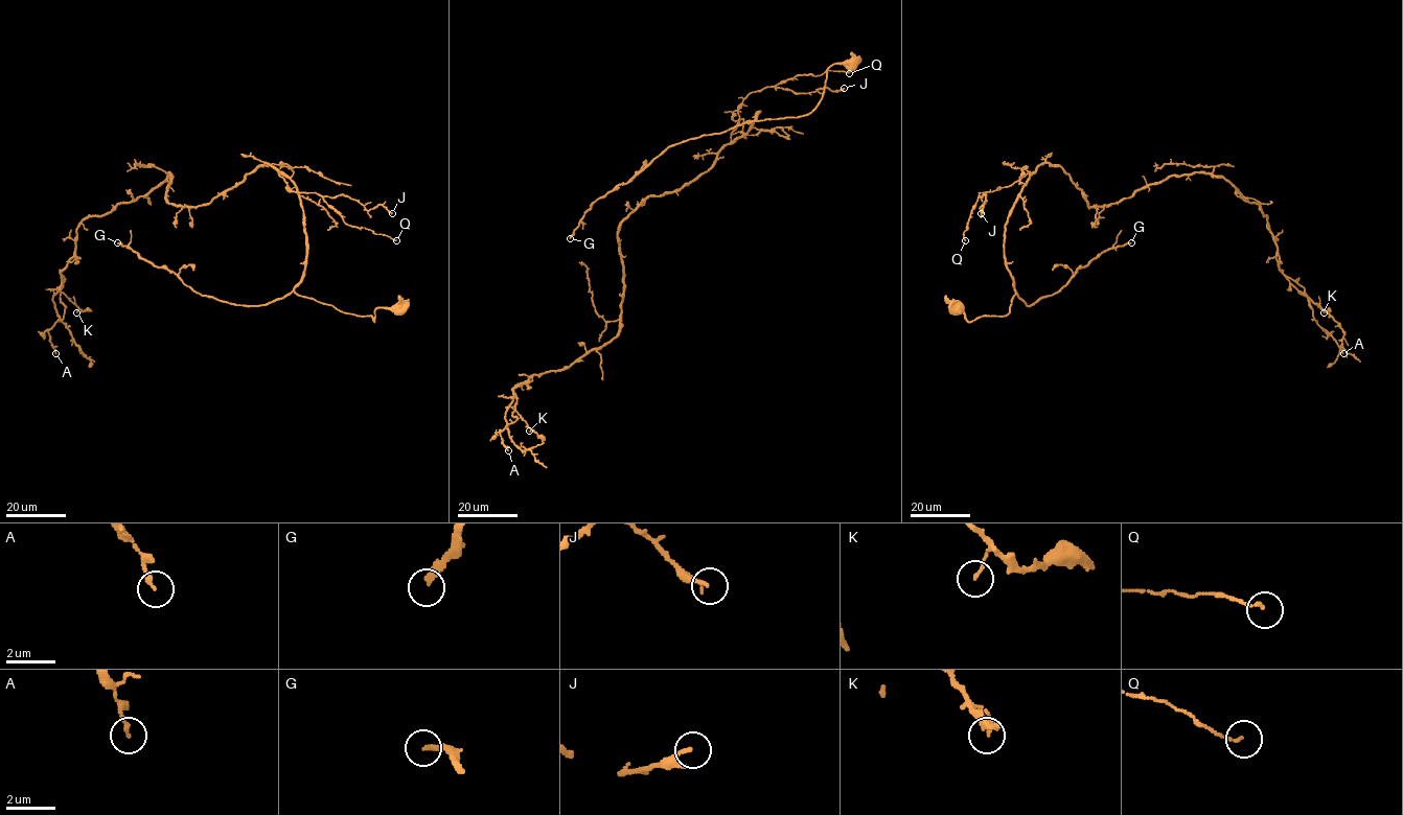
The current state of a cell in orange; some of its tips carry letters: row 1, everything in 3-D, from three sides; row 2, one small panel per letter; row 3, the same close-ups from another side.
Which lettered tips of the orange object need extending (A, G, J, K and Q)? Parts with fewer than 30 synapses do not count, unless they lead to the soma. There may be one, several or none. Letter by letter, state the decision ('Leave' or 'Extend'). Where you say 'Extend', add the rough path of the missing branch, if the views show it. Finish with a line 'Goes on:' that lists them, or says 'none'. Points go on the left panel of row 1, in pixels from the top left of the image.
A: Leave
G: Extend
J: Leave
K: Leave
Q: Leave
Goes on: G

